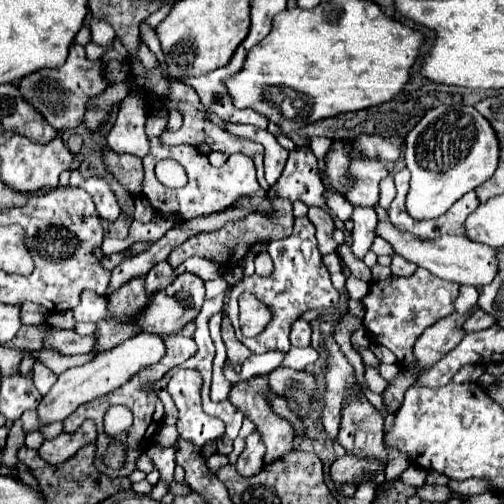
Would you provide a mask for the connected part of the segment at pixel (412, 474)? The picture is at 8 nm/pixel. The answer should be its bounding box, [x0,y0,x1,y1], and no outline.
[399,463,427,487]

